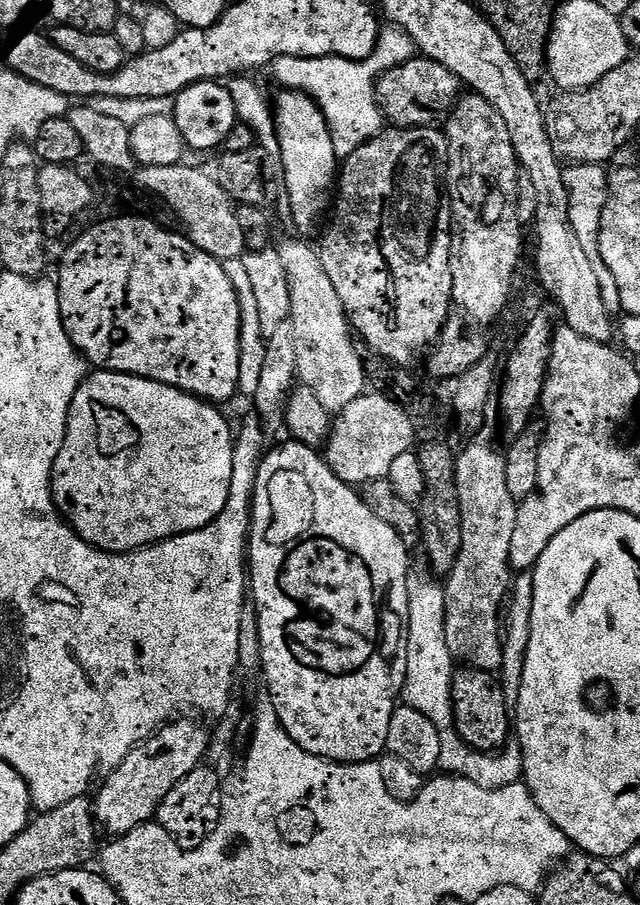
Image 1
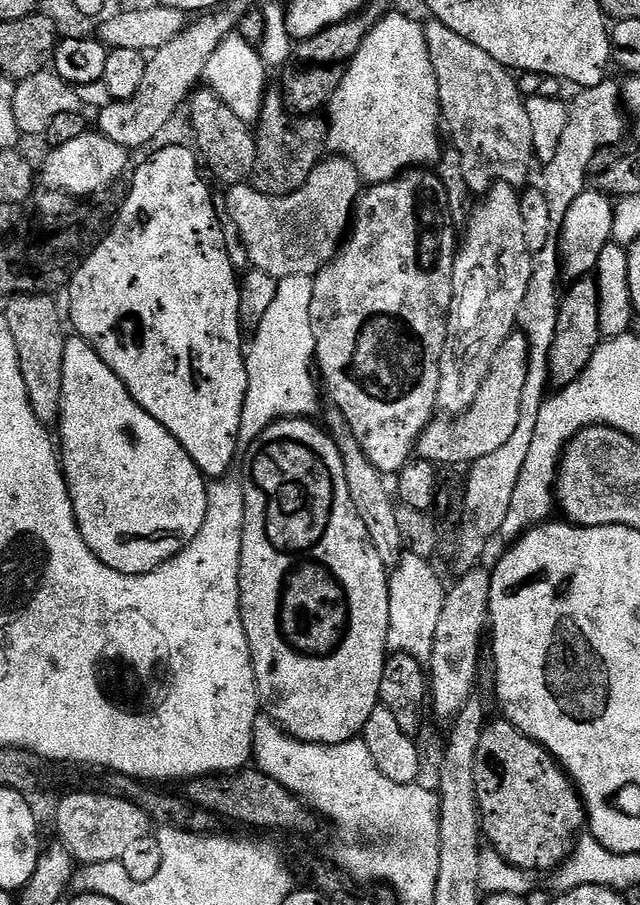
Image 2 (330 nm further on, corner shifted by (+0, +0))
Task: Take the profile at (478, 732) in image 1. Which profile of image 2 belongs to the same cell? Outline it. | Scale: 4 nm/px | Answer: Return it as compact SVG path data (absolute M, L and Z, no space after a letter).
M497 718L496 721L485 723L484 733L478 742L478 754L474 758L474 786L476 787L476 802L480 809L480 822L482 825L482 836L485 841L490 843L491 851L496 852L507 864L512 864L515 868L520 868L522 871L535 874L535 872L551 873L553 870L563 864L567 856L571 856L572 849L576 847L578 837L585 831L586 828L586 809L584 801L580 799L579 791L572 779L568 776L560 766L560 761L552 756L538 742L534 742L526 734L522 734L515 726L508 723L503 718Z

